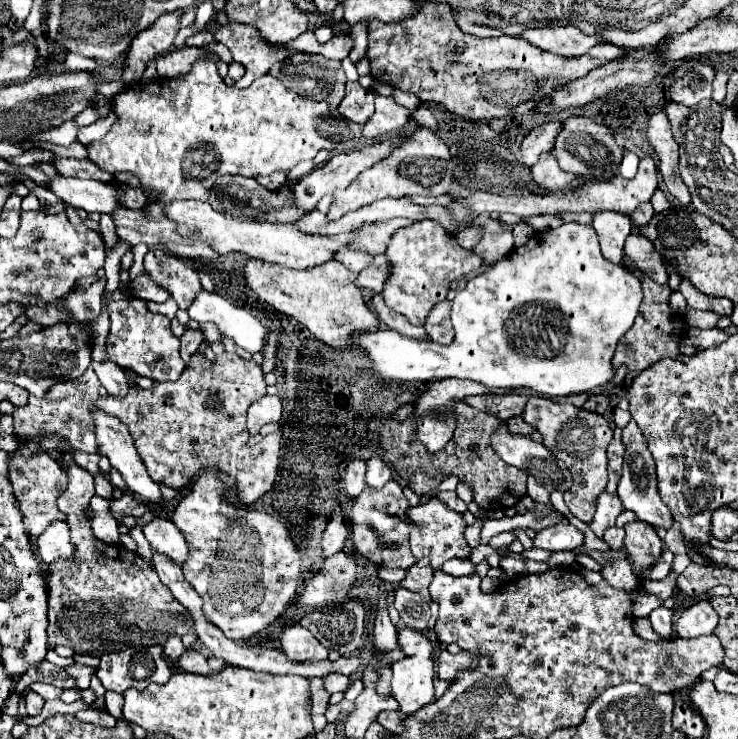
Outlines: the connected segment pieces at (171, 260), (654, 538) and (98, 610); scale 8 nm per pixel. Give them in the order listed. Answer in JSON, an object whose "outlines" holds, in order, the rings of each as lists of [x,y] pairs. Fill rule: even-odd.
{"outlines":[[[[164,249],[148,251],[144,257],[144,267],[146,273],[172,295],[180,309],[188,309],[196,293],[202,291],[196,269]]],[[[632,521],[624,525],[624,553],[632,563],[636,577],[644,577],[644,571],[650,569],[662,557],[662,539],[658,533],[644,521]]],[[[64,455],[64,461],[60,461],[60,467],[68,473],[68,489],[58,497],[58,509],[68,515],[68,527],[72,531],[72,543],[76,545],[76,557],[70,561],[58,559],[52,565],[46,565],[48,573],[48,645],[64,645],[74,649],[78,655],[106,655],[106,653],[118,653],[128,647],[152,647],[162,645],[172,635],[184,635],[188,631],[194,631],[192,617],[188,617],[188,611],[172,597],[170,589],[166,589],[156,571],[138,555],[132,553],[120,545],[106,545],[98,541],[92,533],[90,521],[88,521],[88,505],[94,497],[94,479],[88,471],[78,467],[70,455]]]]}

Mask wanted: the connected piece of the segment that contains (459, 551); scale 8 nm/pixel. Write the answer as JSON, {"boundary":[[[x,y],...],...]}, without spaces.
{"boundary":[[[428,499],[426,503],[418,505],[418,507],[408,507],[408,519],[418,525],[418,529],[414,529],[410,533],[410,545],[412,545],[412,553],[416,557],[416,561],[420,561],[422,557],[430,559],[430,565],[434,565],[434,569],[438,569],[436,565],[442,565],[448,559],[466,559],[470,555],[468,543],[464,539],[464,529],[466,529],[466,521],[462,519],[460,513],[448,509],[446,503],[442,503],[440,499]]]}

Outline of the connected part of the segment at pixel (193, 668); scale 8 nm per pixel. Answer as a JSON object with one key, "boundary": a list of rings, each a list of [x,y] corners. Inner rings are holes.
{"boundary":[[[186,651],[180,659],[178,659],[178,667],[186,673],[198,673],[198,675],[208,675],[210,673],[210,667],[208,667],[208,661],[202,653],[198,651]]]}

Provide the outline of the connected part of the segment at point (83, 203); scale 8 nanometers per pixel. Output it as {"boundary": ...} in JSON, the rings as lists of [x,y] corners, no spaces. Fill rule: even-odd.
{"boundary":[[[56,177],[52,179],[50,191],[62,199],[72,203],[76,209],[84,209],[86,213],[110,213],[114,215],[118,207],[122,207],[116,189],[98,181]]]}

